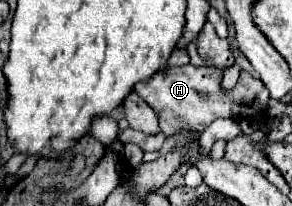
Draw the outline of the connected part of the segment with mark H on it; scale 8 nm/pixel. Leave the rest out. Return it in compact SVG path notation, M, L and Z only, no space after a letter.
M189 63L183 67L161 69L149 81L141 81L133 89L155 109L165 137L177 133L177 129L181 127L191 127L201 133L219 117L239 117L253 121L261 121L267 117L267 103L271 97L261 79L251 77L247 71L241 71L241 77L231 91L221 91L219 83L221 71L217 67L195 67Z

